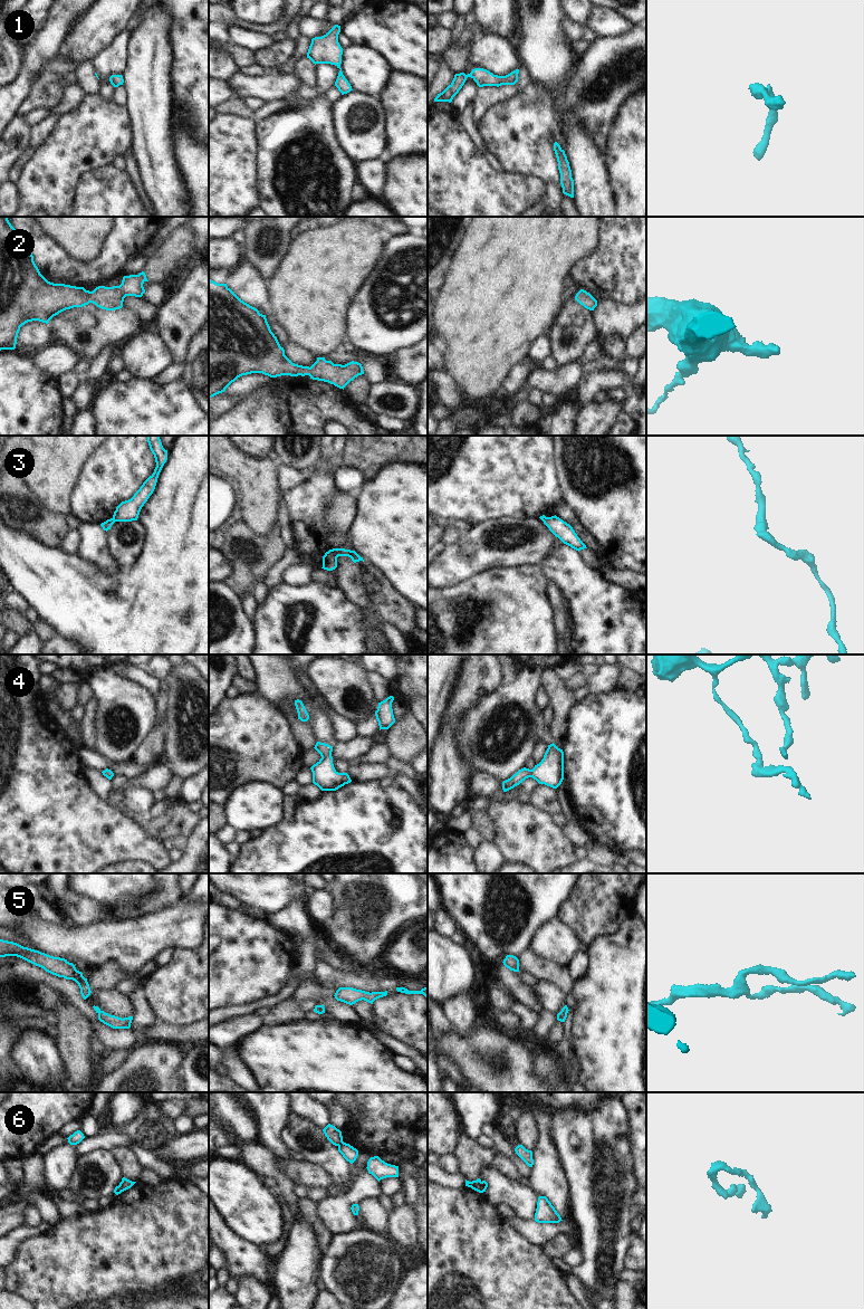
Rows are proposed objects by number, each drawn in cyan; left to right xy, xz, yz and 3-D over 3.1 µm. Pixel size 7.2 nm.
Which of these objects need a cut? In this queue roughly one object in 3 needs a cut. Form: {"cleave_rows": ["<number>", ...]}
{"cleave_rows": ["3", "6"]}

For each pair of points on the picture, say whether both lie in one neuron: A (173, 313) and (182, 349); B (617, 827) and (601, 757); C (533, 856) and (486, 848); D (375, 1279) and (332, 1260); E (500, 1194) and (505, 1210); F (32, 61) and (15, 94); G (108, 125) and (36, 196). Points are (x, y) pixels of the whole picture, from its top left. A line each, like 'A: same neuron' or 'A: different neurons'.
A: same neuron
B: same neuron
C: different neurons
D: same neuron
E: different neurons
F: same neuron
G: same neuron

